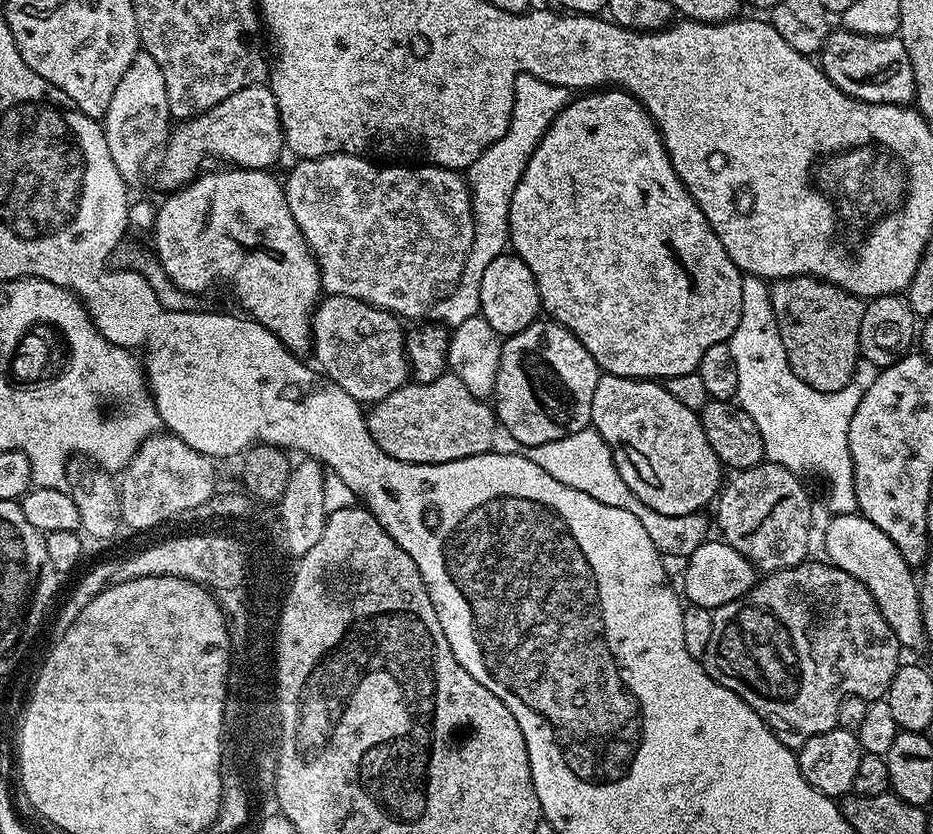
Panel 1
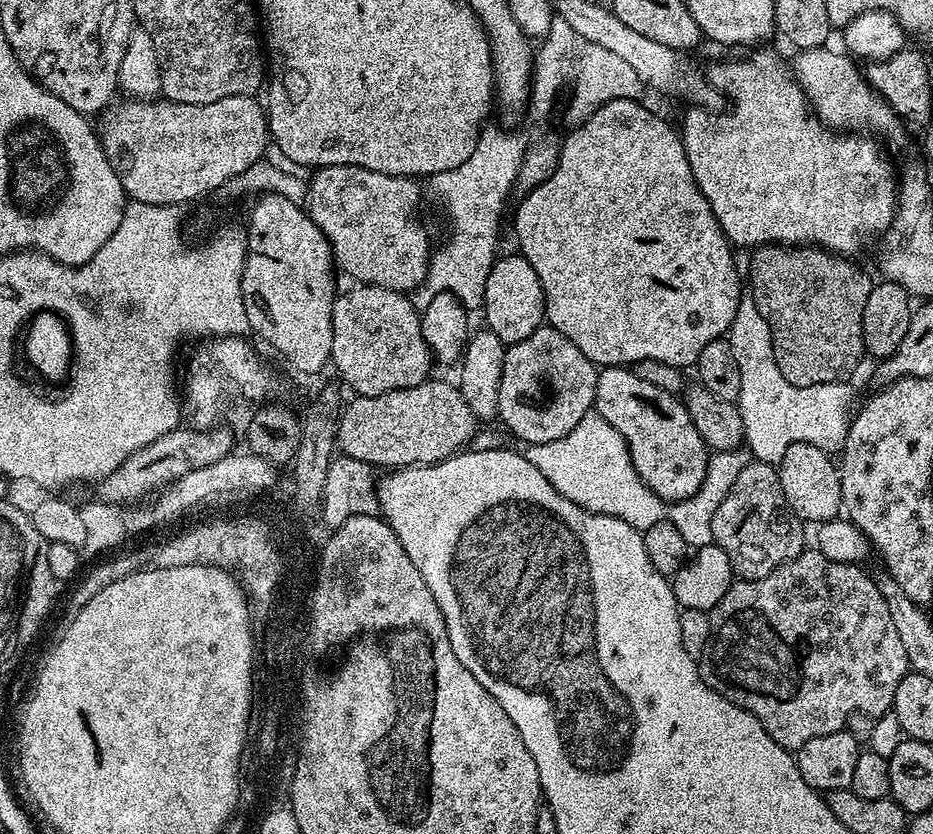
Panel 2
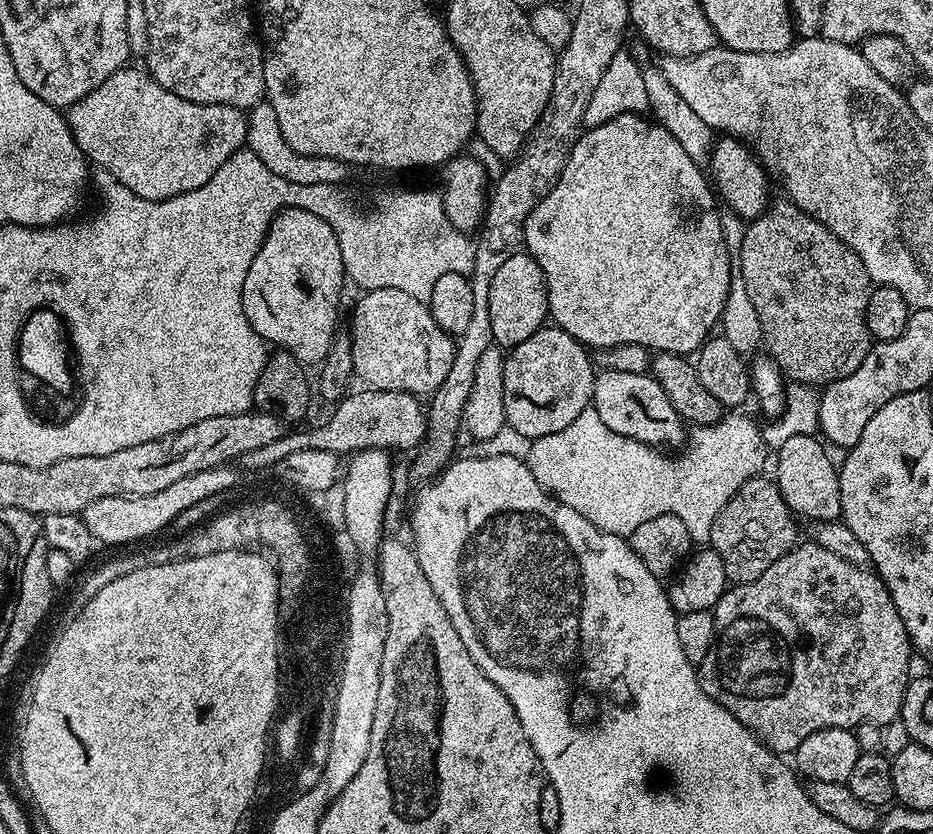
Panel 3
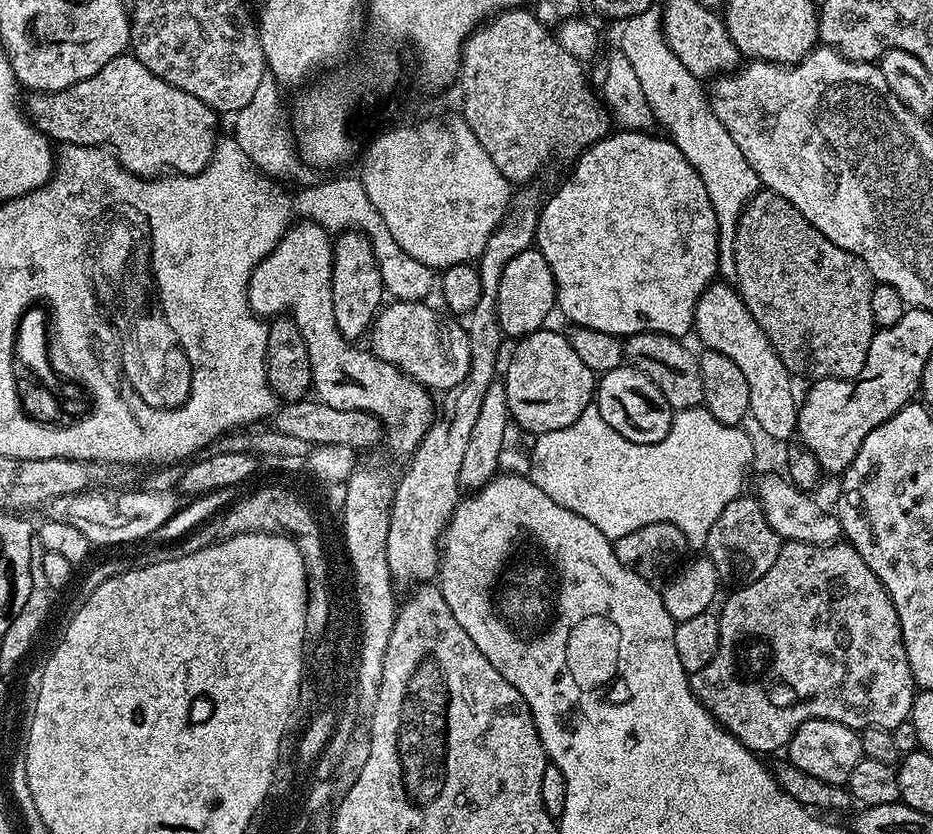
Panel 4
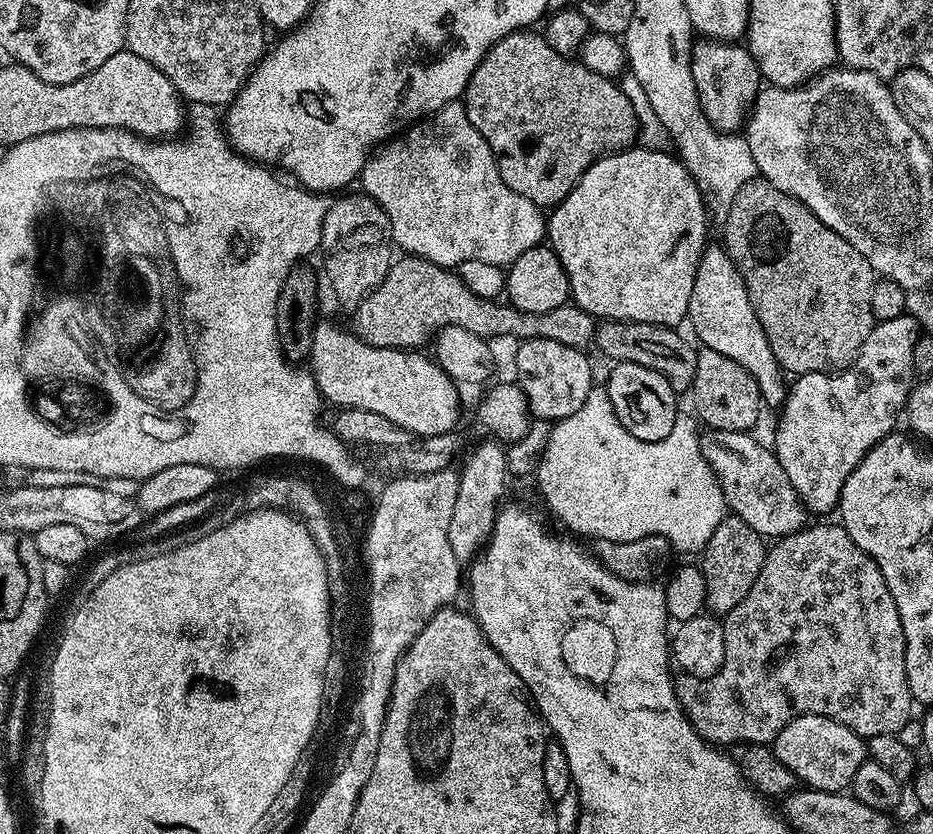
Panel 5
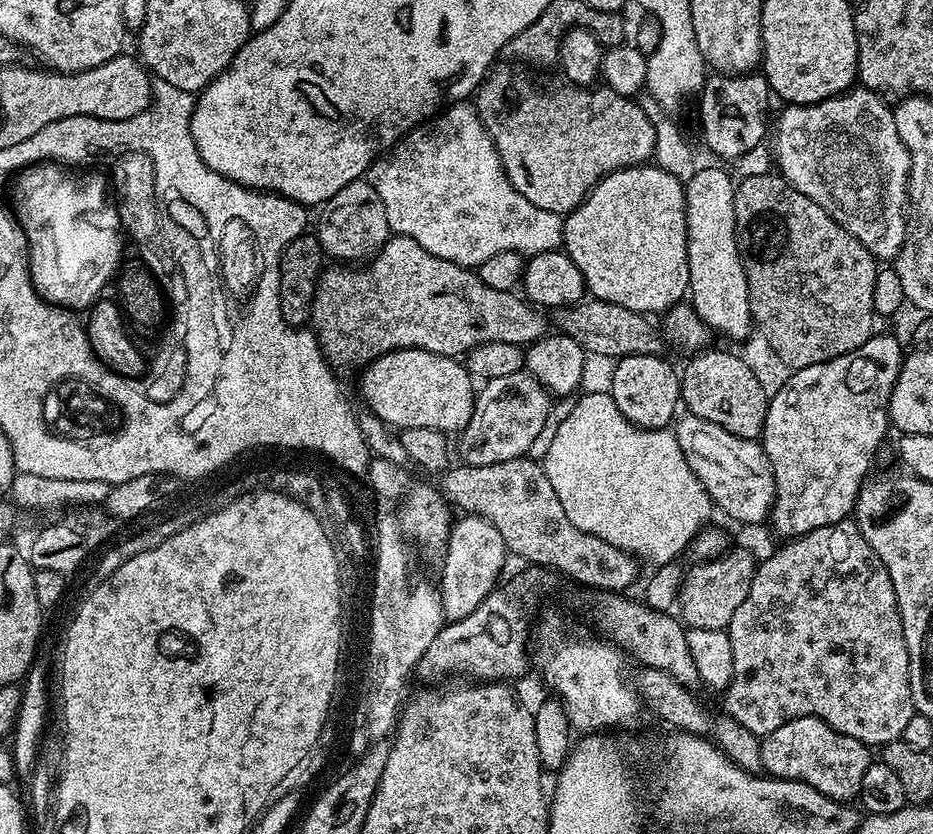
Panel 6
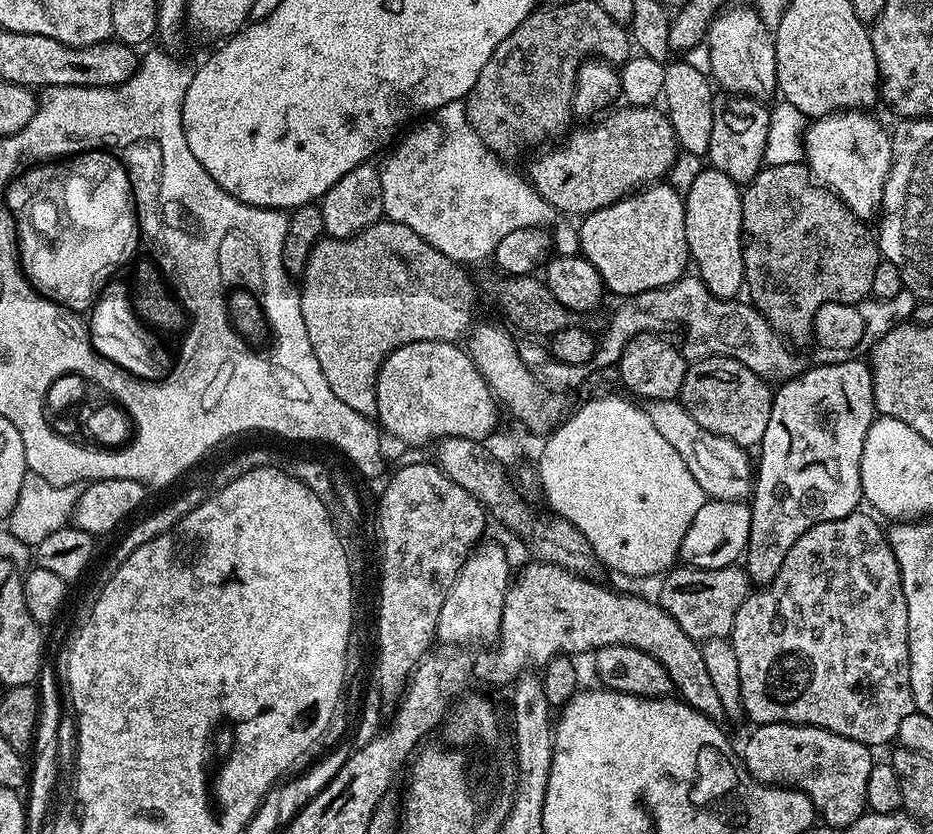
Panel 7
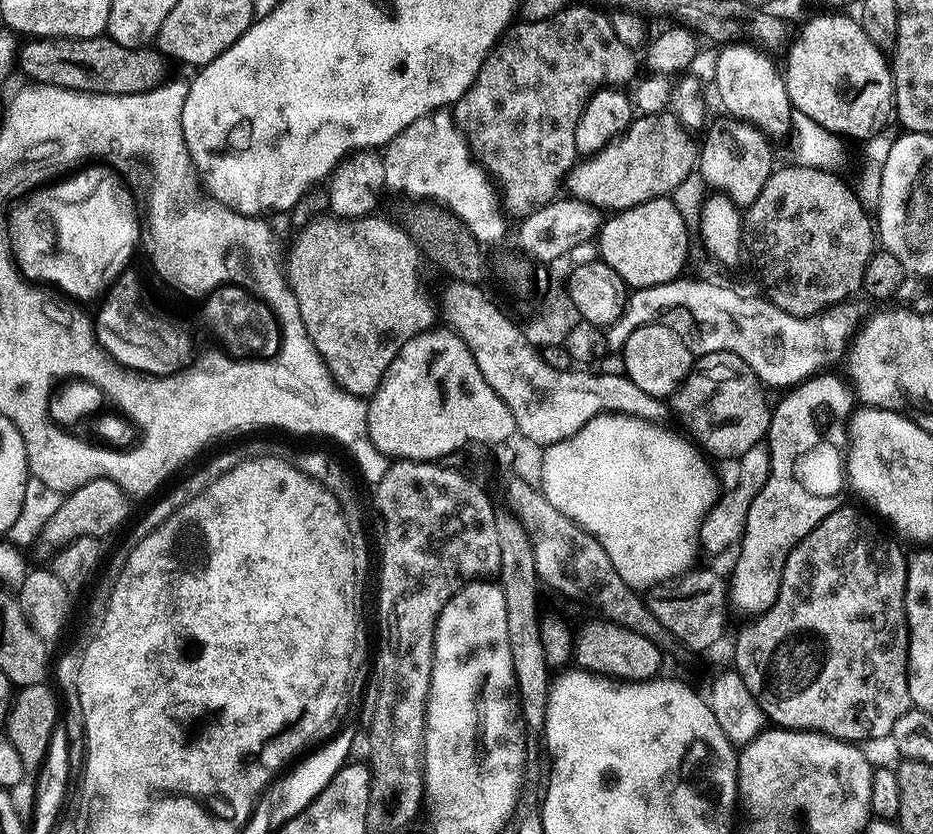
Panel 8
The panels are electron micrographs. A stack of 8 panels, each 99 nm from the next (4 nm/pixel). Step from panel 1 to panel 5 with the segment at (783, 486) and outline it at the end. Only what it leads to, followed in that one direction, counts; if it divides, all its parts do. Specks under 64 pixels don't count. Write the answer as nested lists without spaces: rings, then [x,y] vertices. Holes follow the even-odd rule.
[[[725,515],[718,530],[710,534],[710,542],[704,547],[698,560],[698,566],[704,572],[706,580],[704,602],[707,611],[712,614],[726,614],[734,610],[734,606],[738,606],[738,602],[742,602],[742,598],[750,594],[750,586],[754,586],[762,570],[765,555],[765,537],[750,530],[750,526],[746,526],[746,522],[742,522],[737,516]]]

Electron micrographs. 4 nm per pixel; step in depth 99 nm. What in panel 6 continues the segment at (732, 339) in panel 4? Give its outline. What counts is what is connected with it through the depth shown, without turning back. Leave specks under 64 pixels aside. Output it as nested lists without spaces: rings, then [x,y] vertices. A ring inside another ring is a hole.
[[[702,166],[684,185],[690,303],[711,331],[742,340],[754,325],[749,310],[749,282],[737,248],[735,179],[722,168]]]

